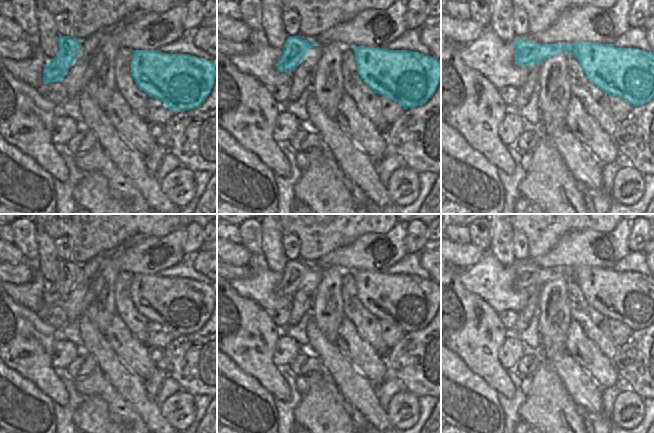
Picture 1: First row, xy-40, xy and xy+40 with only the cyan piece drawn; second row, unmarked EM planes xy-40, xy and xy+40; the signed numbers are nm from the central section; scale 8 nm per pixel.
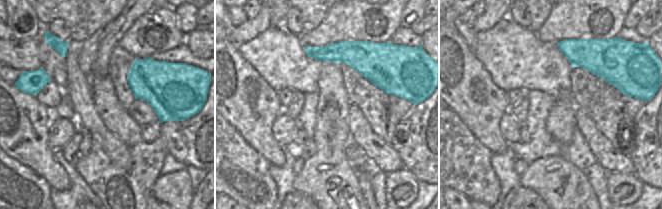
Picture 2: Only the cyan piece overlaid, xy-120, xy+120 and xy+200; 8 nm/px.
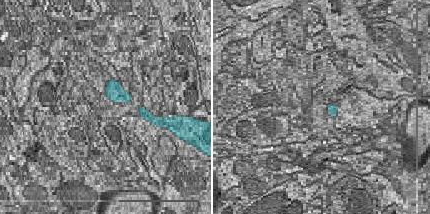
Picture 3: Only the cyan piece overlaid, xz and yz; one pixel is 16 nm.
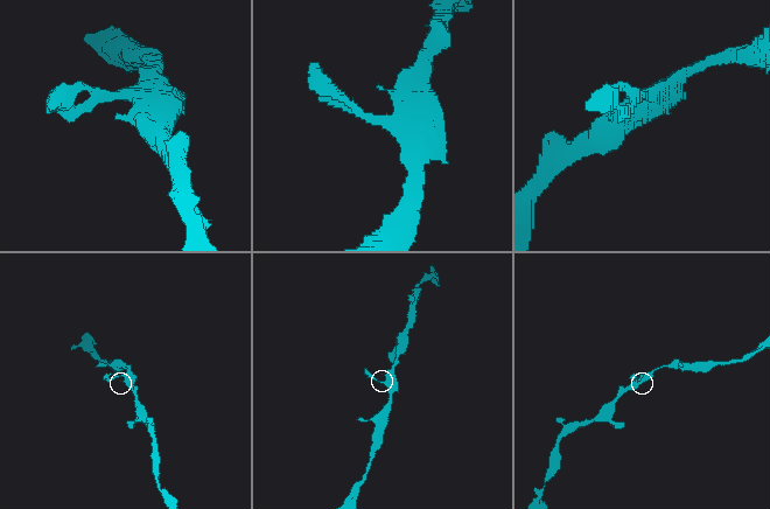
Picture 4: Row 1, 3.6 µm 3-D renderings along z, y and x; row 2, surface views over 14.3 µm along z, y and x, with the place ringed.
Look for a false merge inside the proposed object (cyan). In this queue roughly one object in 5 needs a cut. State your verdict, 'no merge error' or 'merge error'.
no merge error

